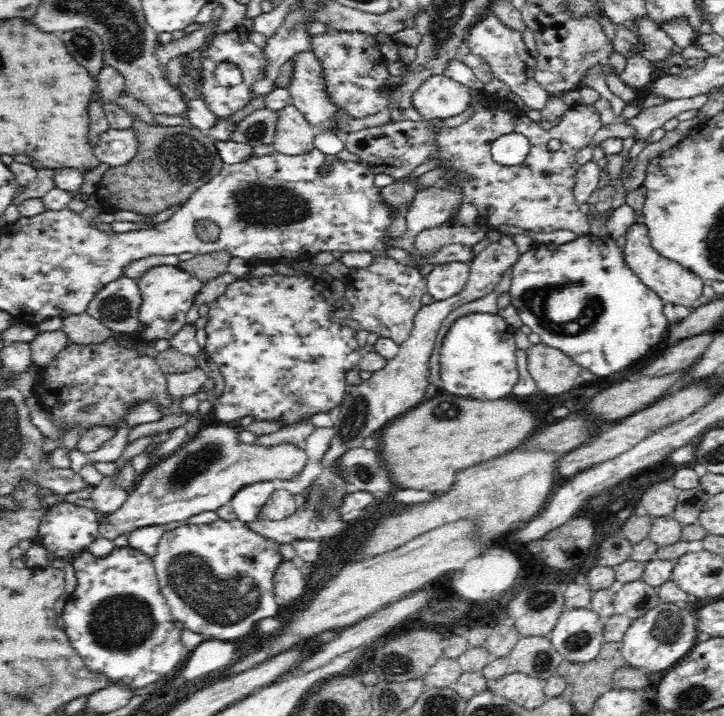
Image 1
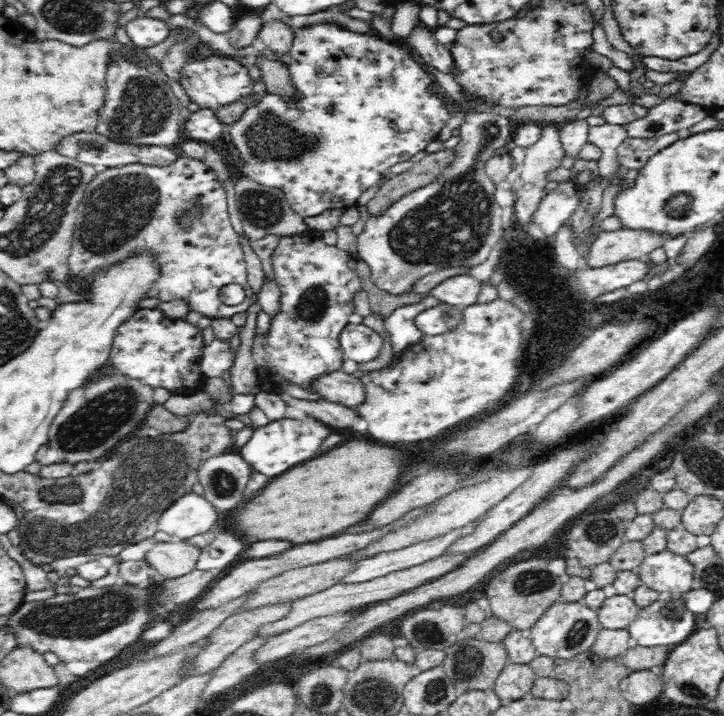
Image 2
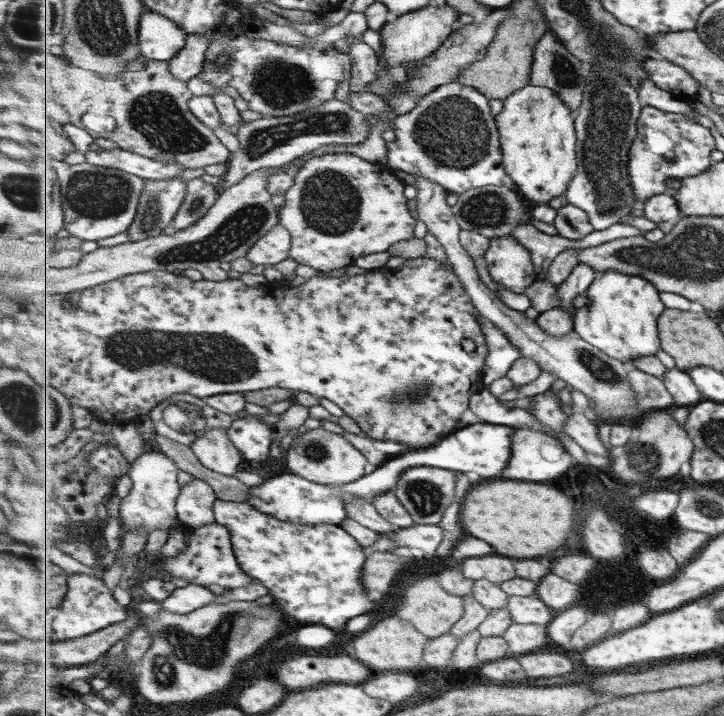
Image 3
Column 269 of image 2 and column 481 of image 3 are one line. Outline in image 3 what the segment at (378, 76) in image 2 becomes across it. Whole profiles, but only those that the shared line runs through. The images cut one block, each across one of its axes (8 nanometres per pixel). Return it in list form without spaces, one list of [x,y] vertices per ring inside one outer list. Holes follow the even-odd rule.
[[[454,81],[437,87],[433,92],[421,97],[412,112],[398,116],[392,126],[395,140],[388,145],[389,157],[385,162],[391,170],[423,175],[457,195],[481,187],[507,187],[519,192],[515,180],[507,174],[507,168],[503,166],[505,158],[503,158],[502,141],[496,118],[491,114],[490,98],[479,89]]]

